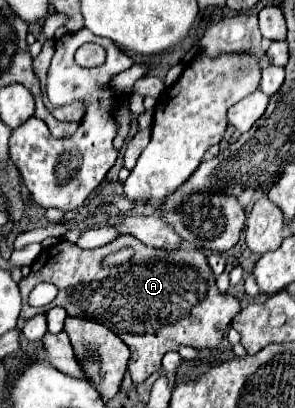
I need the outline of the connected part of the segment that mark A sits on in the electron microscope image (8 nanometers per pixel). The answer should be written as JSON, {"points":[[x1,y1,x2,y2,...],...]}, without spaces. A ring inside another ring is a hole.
{"points":[[124,234,106,246,89,250,78,248,66,240,44,248,32,264,32,272,22,278,20,292,20,318,24,320,36,314,46,314,56,304,62,306,68,316,90,318,120,336,132,352,128,360,128,372,134,384,140,384,150,374,158,372,162,368,162,356,170,350,176,352,180,344,198,350,218,348,230,320,240,312,238,300,218,290,214,272,210,270,204,252,162,252,156,248,146,248,138,238,130,234],[124,246,130,246,136,252,130,262,114,268,100,266,100,260,104,256],[40,282,54,284,58,288,58,296,42,308,32,308,28,304,28,296]]}

